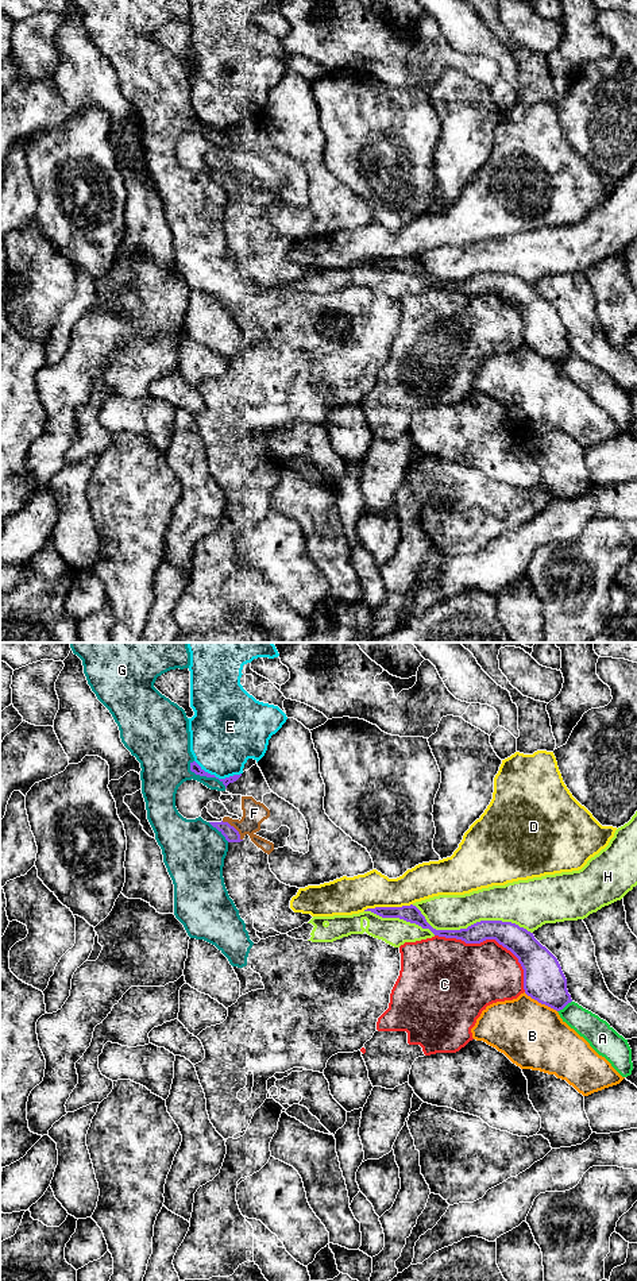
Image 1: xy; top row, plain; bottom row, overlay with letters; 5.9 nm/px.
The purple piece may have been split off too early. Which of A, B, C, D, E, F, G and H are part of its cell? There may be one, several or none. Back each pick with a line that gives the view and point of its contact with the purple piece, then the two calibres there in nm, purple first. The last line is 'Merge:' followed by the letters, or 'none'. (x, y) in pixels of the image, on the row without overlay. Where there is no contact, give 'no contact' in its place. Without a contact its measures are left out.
Merge: none

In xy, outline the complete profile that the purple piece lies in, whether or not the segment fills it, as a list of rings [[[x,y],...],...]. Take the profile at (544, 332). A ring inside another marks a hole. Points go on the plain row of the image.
[[[413,256],[375,259],[364,263],[371,263],[382,270],[399,270],[422,281],[429,281],[435,288],[462,292],[466,296],[495,292],[518,310],[524,321],[524,342],[528,348],[556,363],[572,354],[567,342],[567,331],[557,310],[534,290],[533,285],[516,275],[480,273],[467,281],[436,282]]]

